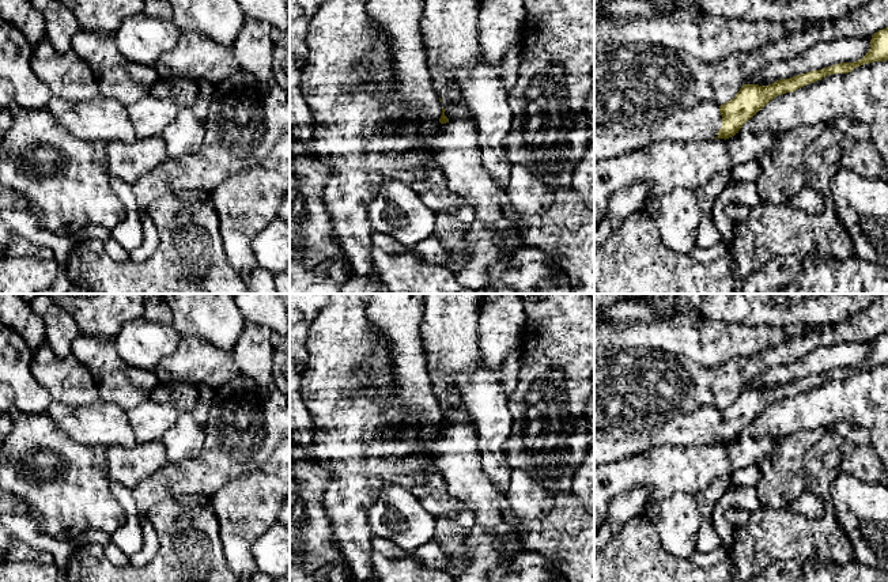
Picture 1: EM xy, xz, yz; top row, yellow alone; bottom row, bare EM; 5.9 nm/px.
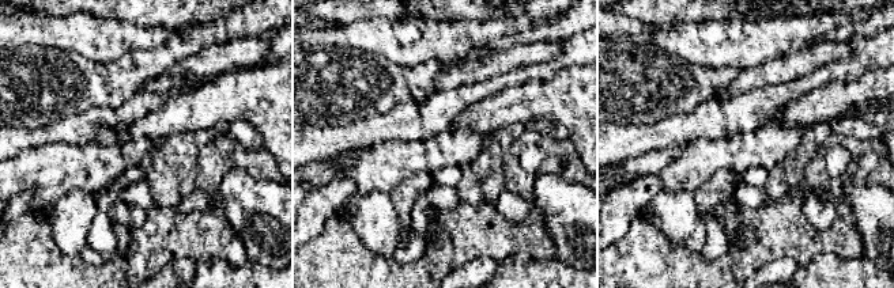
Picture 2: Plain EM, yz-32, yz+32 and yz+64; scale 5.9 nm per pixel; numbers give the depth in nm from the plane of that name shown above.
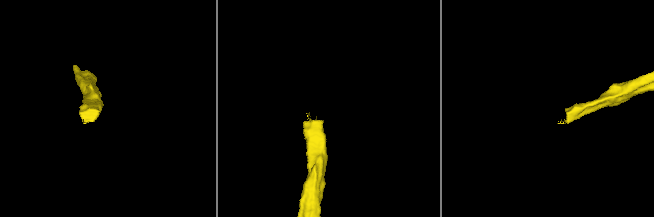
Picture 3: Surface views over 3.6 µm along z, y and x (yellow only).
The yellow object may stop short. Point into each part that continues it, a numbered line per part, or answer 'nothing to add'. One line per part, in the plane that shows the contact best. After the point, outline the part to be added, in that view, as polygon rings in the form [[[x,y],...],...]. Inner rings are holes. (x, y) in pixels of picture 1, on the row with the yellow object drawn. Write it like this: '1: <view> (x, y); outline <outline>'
1: yz (702, 121); outline [[[714,101],[699,102],[687,112],[673,113],[649,125],[594,124],[594,163],[626,155],[631,151],[646,148],[661,141],[691,141],[698,139],[718,137],[722,128],[719,105]]]

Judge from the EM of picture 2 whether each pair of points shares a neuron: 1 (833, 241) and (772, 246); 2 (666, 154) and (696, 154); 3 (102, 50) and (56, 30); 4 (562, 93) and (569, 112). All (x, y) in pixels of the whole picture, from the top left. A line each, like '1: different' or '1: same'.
1: same
2: different
3: same
4: same

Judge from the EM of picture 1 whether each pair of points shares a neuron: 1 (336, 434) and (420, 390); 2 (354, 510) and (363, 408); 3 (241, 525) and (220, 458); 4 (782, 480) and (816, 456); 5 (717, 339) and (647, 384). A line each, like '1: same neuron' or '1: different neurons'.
1: different neurons
2: same neuron
3: different neurons
4: different neurons
5: different neurons

